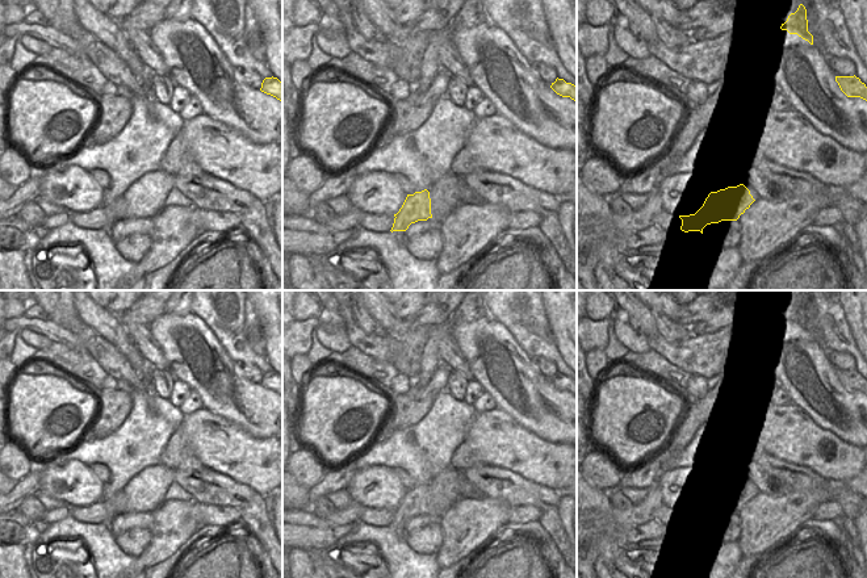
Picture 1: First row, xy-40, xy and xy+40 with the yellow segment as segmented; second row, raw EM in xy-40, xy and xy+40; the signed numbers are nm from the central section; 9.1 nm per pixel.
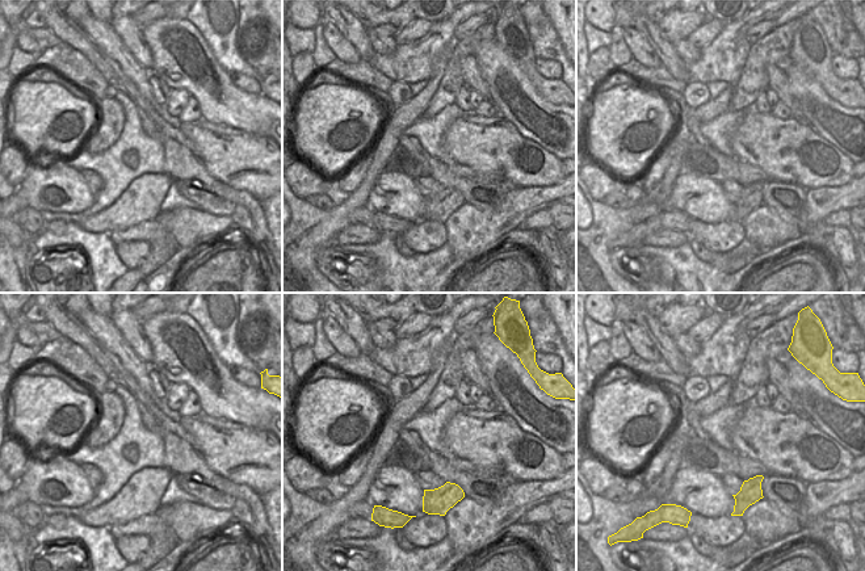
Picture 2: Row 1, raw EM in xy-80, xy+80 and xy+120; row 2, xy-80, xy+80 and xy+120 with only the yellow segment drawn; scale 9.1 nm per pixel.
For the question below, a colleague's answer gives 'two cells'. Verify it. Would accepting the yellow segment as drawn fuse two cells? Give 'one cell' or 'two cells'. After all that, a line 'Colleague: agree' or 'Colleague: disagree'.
two cells
Colleague: agree

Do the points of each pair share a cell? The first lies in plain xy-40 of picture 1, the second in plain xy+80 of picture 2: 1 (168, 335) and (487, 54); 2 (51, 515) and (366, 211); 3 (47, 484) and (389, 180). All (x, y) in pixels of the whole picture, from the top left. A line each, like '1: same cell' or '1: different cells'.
1: same cell
2: different cells
3: same cell

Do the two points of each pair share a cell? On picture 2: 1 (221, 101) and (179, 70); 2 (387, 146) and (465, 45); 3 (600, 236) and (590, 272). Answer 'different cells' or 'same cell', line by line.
1: same cell
2: different cells
3: same cell

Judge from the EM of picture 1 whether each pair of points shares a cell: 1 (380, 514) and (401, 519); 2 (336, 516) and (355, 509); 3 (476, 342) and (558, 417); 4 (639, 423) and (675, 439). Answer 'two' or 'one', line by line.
1: two
2: one
3: one
4: two

